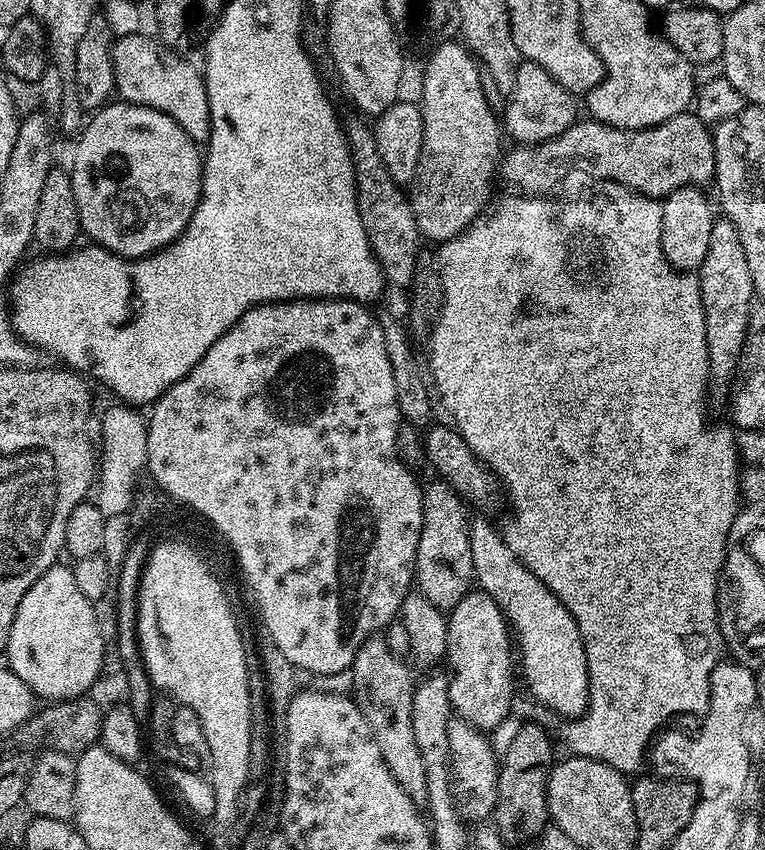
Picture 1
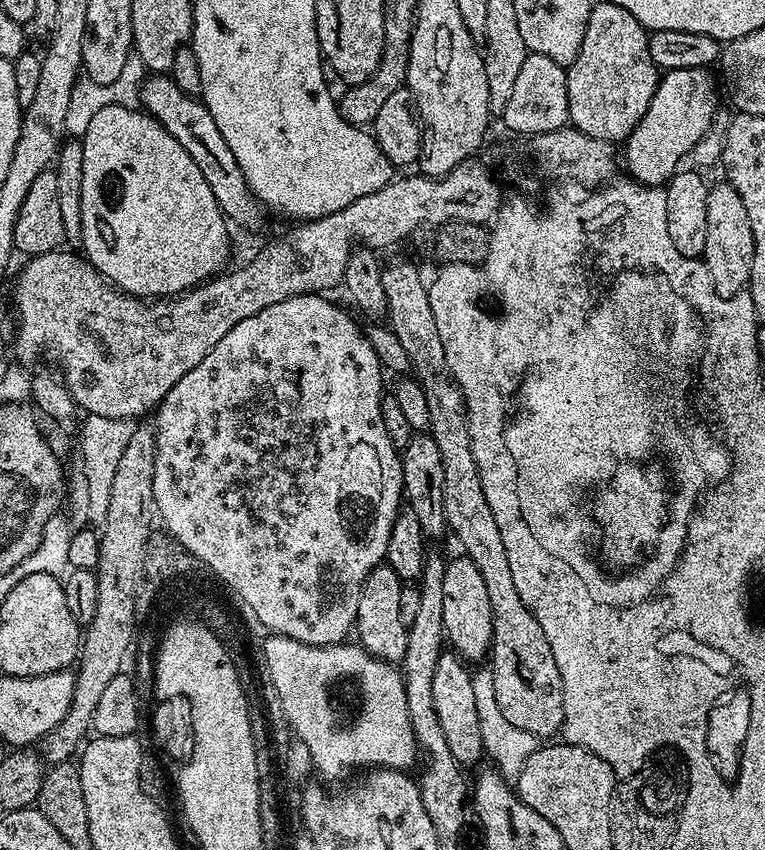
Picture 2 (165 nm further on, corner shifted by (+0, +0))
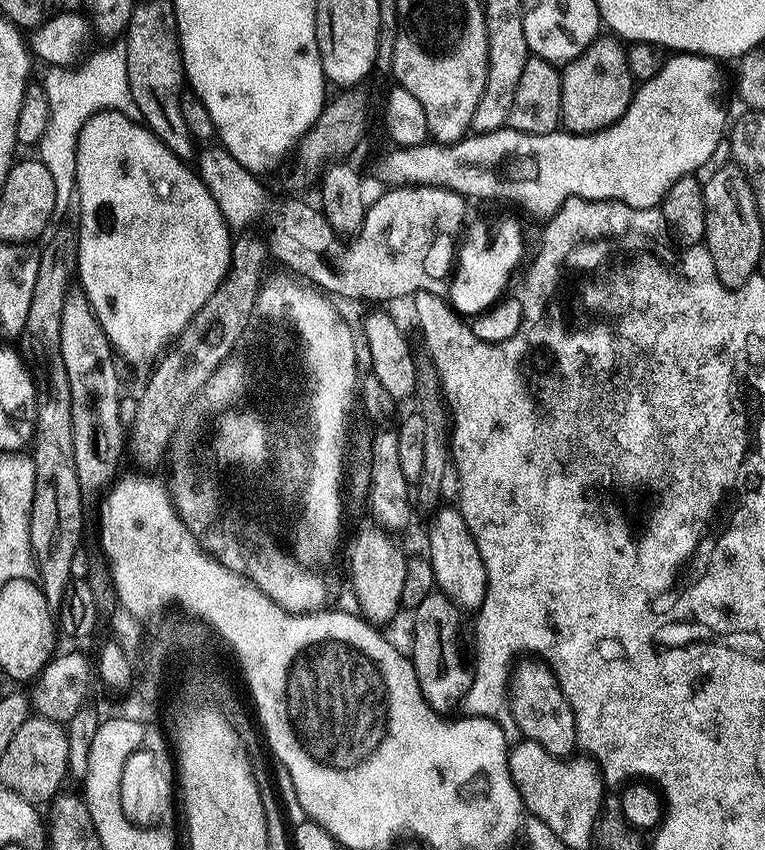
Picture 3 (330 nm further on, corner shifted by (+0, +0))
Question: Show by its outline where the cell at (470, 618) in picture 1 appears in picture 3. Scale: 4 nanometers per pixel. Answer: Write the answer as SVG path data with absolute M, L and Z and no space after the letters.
M440 506L431 513L432 521L428 524L428 552L426 558L431 562L436 579L436 588L443 592L457 609L479 609L486 598L486 566L482 554L462 518L459 507Z

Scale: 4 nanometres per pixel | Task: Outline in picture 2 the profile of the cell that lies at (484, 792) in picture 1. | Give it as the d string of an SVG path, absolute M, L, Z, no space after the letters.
M452 650L441 651L438 666L434 670L434 711L438 714L438 723L442 725L446 746L450 746L450 754L454 754L461 769L469 770L480 759L485 759L482 726L478 722L478 705L474 703L472 672L469 665Z

